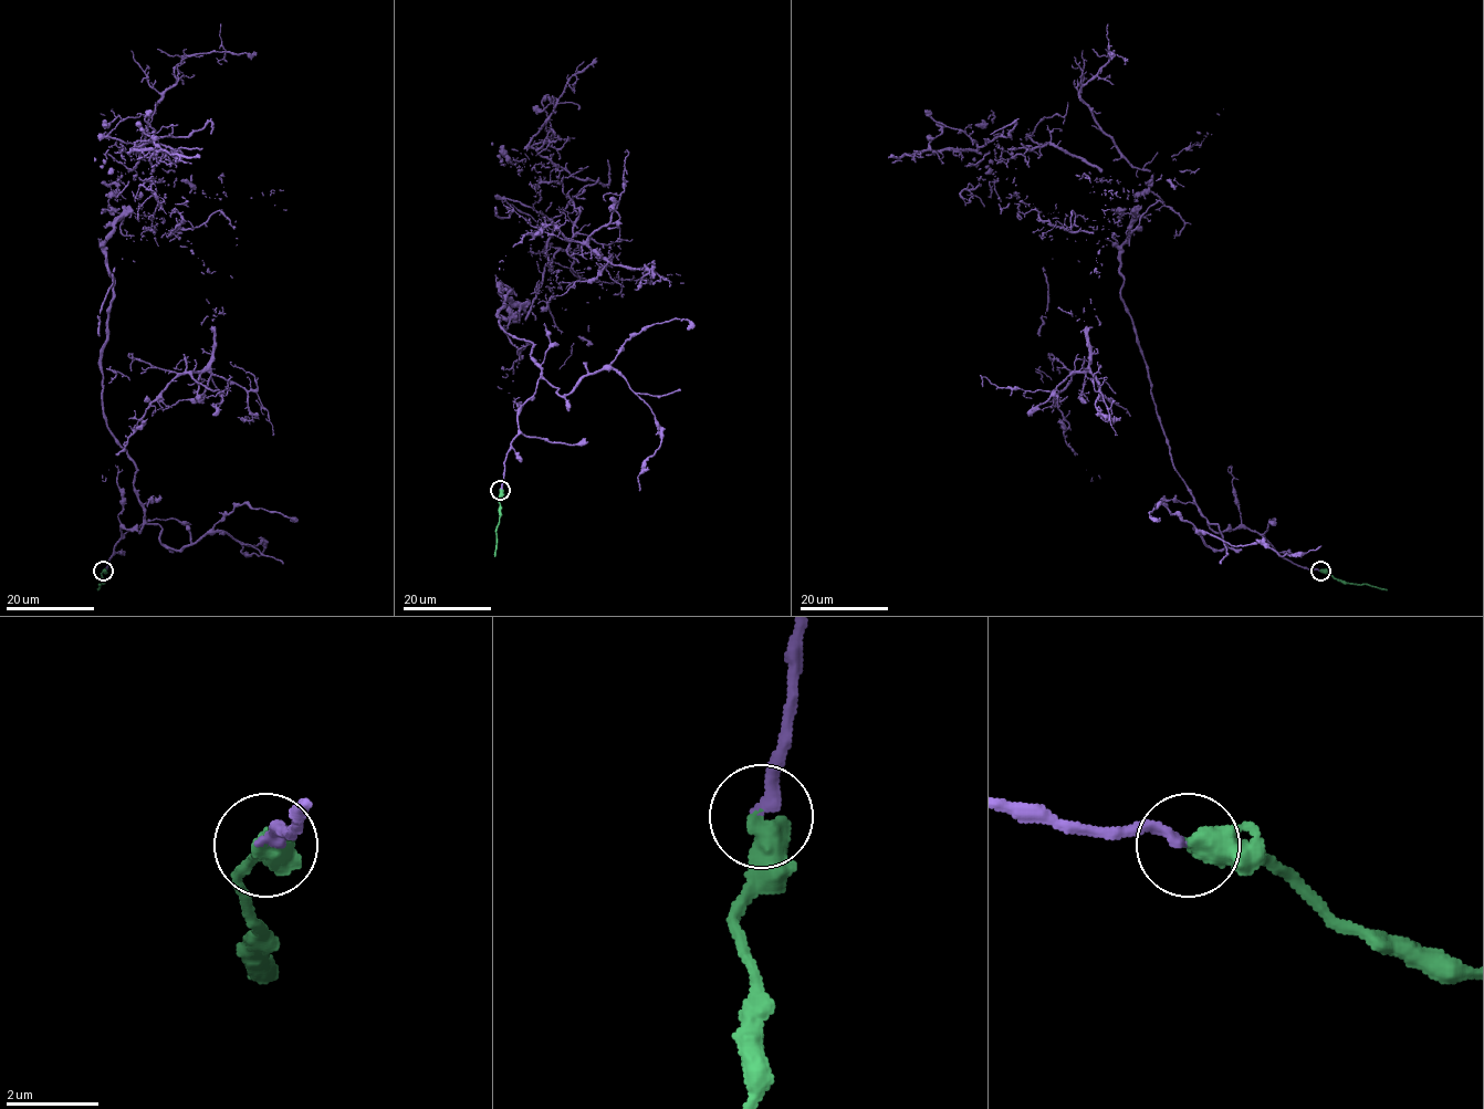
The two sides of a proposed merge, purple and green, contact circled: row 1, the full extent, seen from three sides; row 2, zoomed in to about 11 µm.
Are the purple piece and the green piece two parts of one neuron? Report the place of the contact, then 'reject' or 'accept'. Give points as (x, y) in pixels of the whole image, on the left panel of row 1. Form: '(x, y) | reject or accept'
(103, 571) | accept

